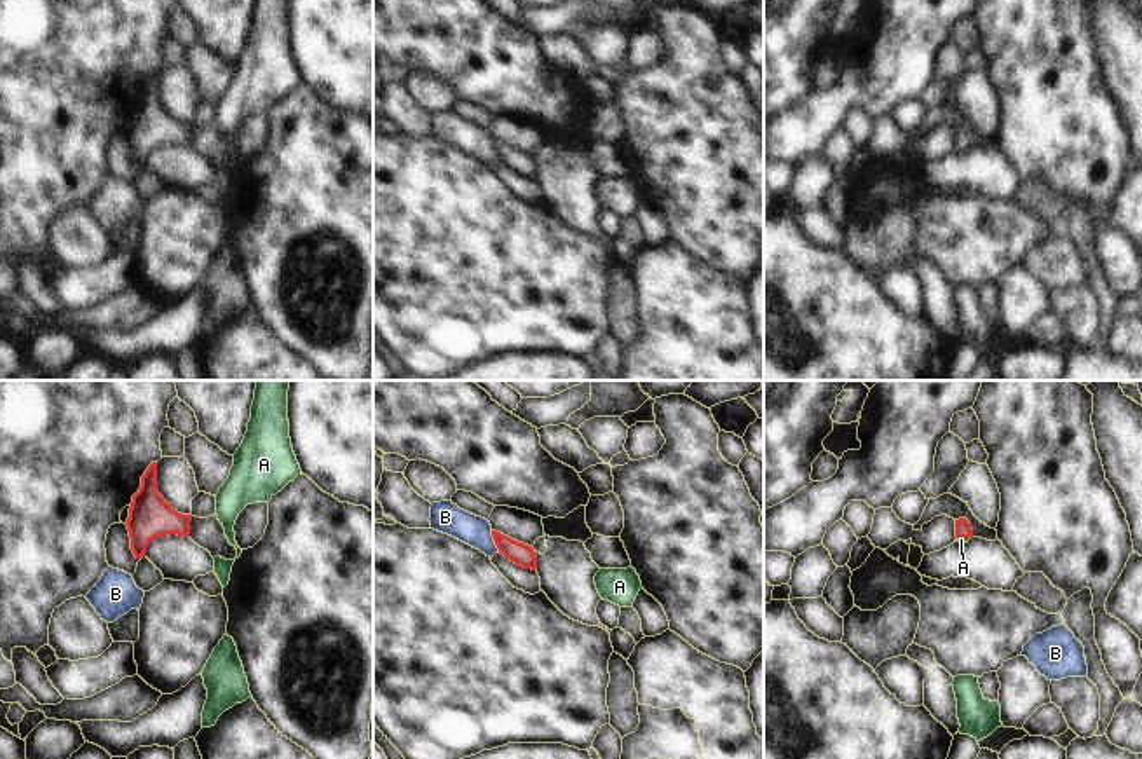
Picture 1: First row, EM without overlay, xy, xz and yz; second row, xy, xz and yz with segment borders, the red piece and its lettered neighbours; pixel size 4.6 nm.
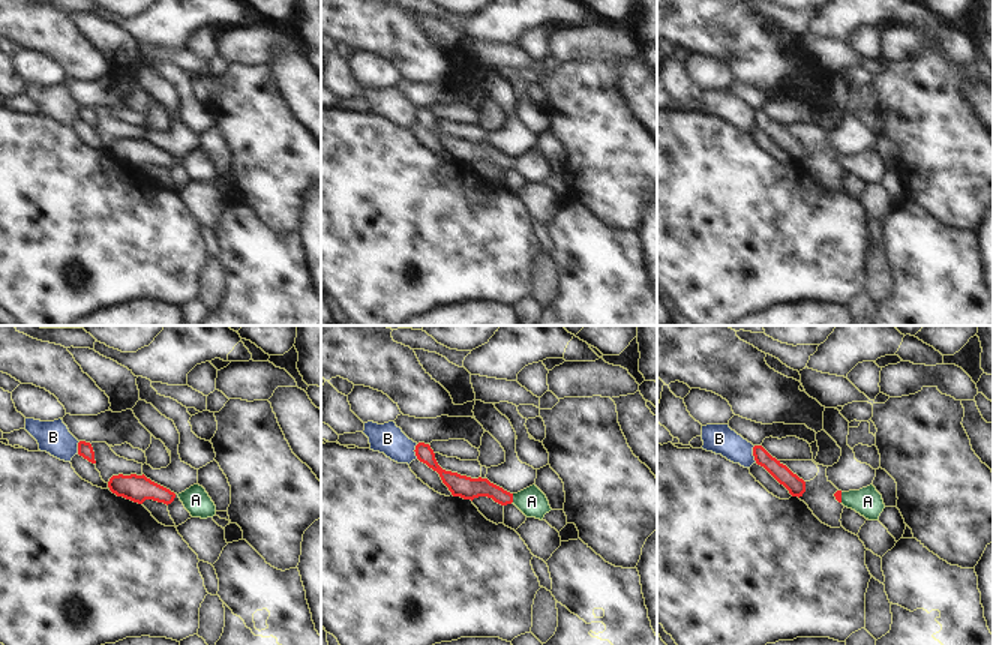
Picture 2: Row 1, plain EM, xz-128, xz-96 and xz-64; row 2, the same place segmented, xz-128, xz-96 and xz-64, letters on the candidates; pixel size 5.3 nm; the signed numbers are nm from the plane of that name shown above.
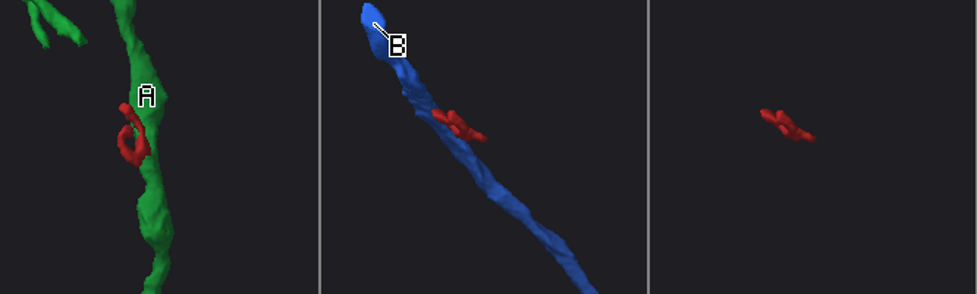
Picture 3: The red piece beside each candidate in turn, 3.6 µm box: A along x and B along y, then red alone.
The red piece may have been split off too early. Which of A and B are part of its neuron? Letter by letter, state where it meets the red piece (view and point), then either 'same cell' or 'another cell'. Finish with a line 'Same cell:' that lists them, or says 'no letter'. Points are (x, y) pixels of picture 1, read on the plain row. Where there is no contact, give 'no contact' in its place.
A: yz (965, 145) | same cell
B: xz (496, 150) | another cell
Same cell: A

